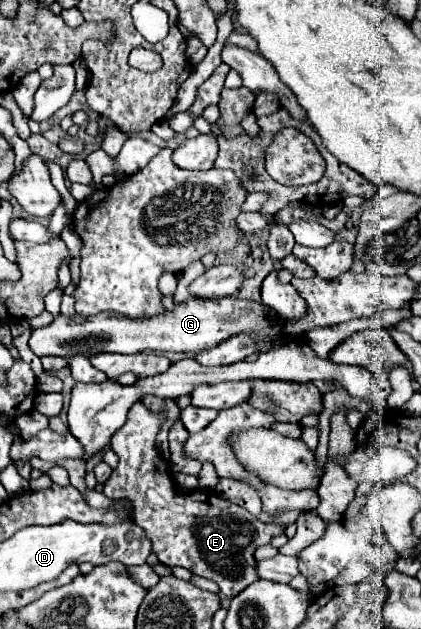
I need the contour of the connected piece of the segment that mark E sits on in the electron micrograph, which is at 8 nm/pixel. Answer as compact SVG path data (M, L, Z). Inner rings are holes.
M142 403L130 407L128 421L110 441L120 463L104 483L104 495L130 499L134 503L134 521L150 535L152 551L162 565L184 567L198 577L218 583L226 597L236 597L258 579L254 571L254 549L270 543L272 537L284 533L284 529L258 521L252 513L218 497L214 491L198 489L186 495L176 493L170 465L162 461L154 443L160 431L158 419L160 415L148 411ZM130 433L134 445L130 445Z

